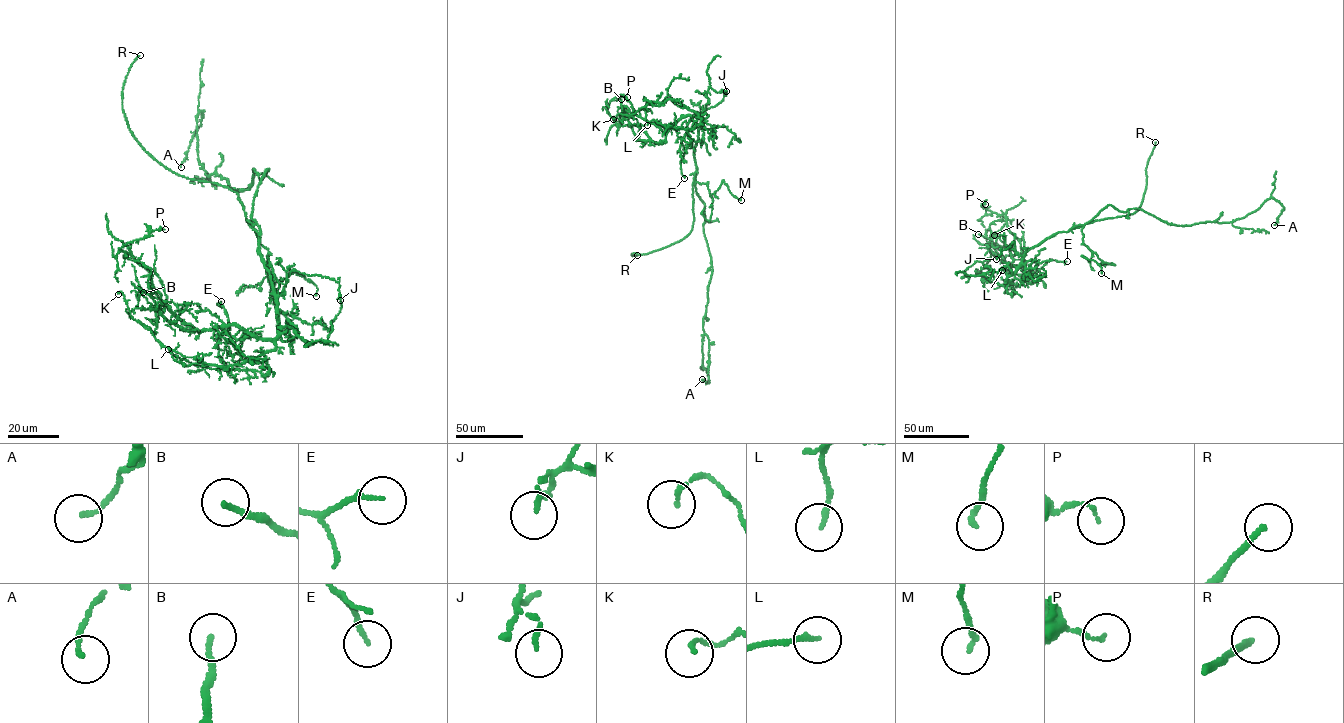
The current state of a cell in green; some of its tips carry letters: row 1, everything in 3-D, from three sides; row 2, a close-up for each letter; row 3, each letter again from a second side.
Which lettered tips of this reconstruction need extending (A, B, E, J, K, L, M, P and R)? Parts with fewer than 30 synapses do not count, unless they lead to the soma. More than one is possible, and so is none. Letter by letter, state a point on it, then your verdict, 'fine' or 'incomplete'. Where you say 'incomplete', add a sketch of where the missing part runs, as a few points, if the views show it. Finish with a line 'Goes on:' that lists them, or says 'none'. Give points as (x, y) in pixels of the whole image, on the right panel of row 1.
A: (1274, 225) | fine
B: (978, 234) | fine
E: (1067, 261) | fine
J: (996, 259) | fine
K: (994, 235) | fine
L: (1002, 270) | fine
M: (1101, 273) | fine
P: (985, 204) | fine
R: (1155, 142) | incomplete | (1155, 142), (1157, 129), (1153, 121), (1157, 120)
Goes on: R

